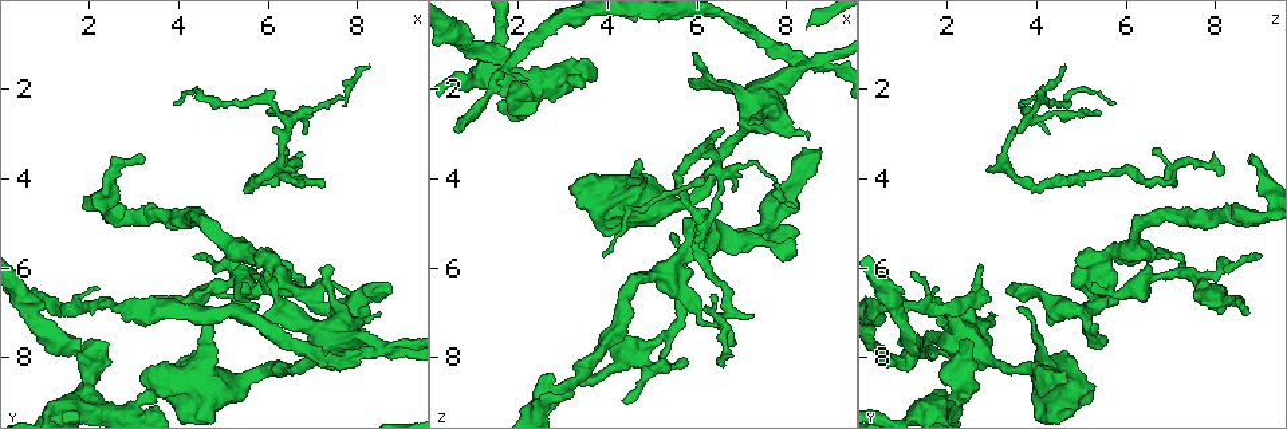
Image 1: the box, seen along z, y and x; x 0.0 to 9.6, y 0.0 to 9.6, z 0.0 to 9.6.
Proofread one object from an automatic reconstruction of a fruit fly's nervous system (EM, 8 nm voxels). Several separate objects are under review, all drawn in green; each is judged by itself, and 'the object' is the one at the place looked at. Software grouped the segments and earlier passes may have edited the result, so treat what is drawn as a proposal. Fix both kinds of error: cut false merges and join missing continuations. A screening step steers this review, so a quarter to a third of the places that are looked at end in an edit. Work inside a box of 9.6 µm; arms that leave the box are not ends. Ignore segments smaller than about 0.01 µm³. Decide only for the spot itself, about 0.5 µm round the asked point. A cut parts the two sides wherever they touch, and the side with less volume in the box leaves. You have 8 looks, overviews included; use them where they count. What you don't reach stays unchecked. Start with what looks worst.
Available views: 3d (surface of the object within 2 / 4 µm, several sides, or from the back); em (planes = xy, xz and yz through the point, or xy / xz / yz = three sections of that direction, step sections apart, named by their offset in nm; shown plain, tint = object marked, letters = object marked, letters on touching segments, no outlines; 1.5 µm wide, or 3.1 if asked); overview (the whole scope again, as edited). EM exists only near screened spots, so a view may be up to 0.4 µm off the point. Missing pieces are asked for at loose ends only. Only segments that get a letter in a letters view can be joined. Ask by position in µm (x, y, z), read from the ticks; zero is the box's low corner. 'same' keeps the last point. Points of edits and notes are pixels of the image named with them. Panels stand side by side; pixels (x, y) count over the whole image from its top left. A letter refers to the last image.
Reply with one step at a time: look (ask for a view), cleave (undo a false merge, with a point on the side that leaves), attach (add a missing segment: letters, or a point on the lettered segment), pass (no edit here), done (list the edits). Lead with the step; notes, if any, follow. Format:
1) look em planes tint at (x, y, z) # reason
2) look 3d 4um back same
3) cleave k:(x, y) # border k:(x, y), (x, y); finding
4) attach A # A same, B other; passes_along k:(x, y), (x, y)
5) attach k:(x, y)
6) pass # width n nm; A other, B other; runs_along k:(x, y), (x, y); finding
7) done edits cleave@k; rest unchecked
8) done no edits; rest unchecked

look em planes tint at (8.25, 7.50, 5.20) # branch stops here

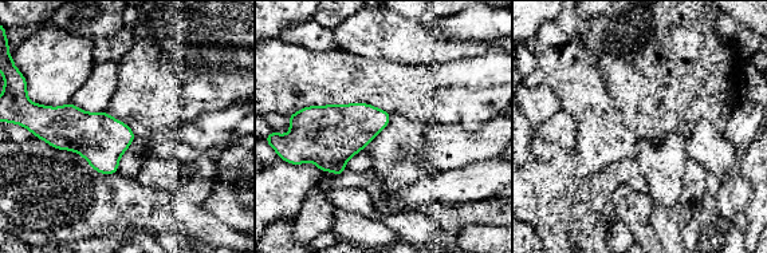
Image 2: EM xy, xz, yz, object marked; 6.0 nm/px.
look em planes letters same # see the neighbours

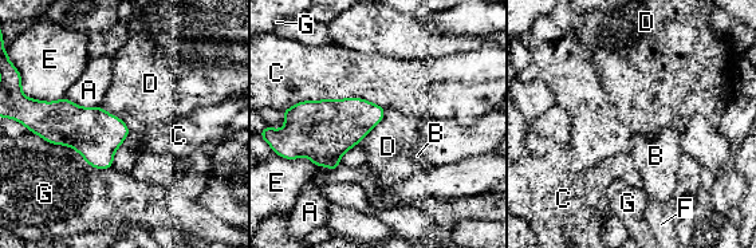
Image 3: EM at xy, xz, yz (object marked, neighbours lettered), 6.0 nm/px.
pass # A other, B other, C other, D other, E other, F other, G other; none of them fits

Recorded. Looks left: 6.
look em planes letters at (2.20, 6.50, 1.80) # an open end

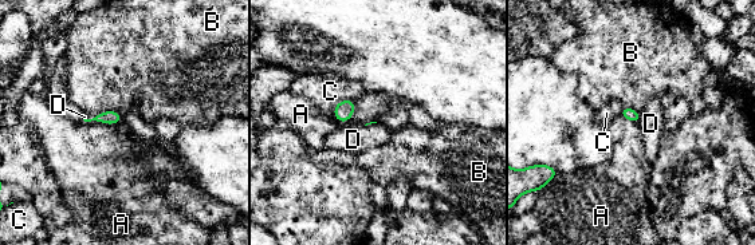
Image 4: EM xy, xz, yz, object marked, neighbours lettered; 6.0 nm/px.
pass # A other, B other, C other, D other; border 4:(640, 113), (637, 122); no lettered segment goes on from it

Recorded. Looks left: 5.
look 3d 4um at (6.55, 3.80, 2.90) # tapers out

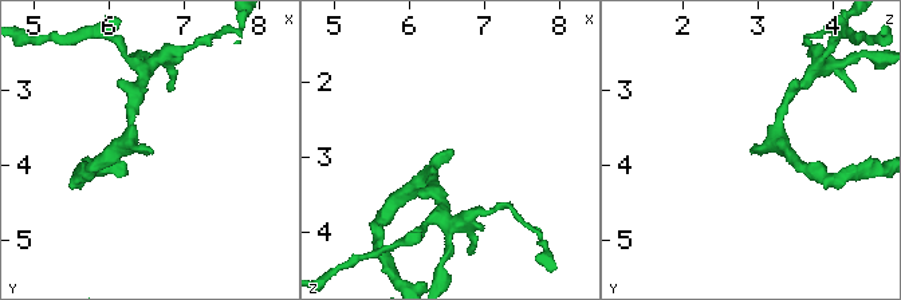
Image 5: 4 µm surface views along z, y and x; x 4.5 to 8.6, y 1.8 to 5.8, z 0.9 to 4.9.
look em yz step 8 letters at (6.60, 3.85, 2.95)

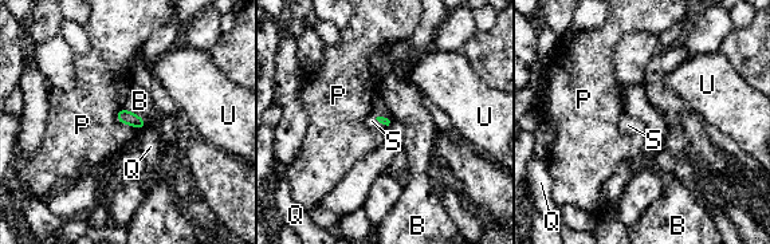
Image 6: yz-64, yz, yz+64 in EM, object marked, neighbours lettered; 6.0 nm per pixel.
look em planes letters same # cut it another way

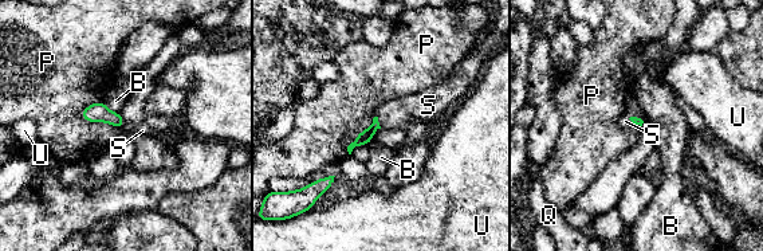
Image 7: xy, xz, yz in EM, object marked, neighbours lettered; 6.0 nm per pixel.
attach S # B other, P other, Q other, S same, U other; passes_along 7:(366, 136), (378, 122), (396, 113); it goes on there

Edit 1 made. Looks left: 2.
done edits attach@7; rest unchecked

